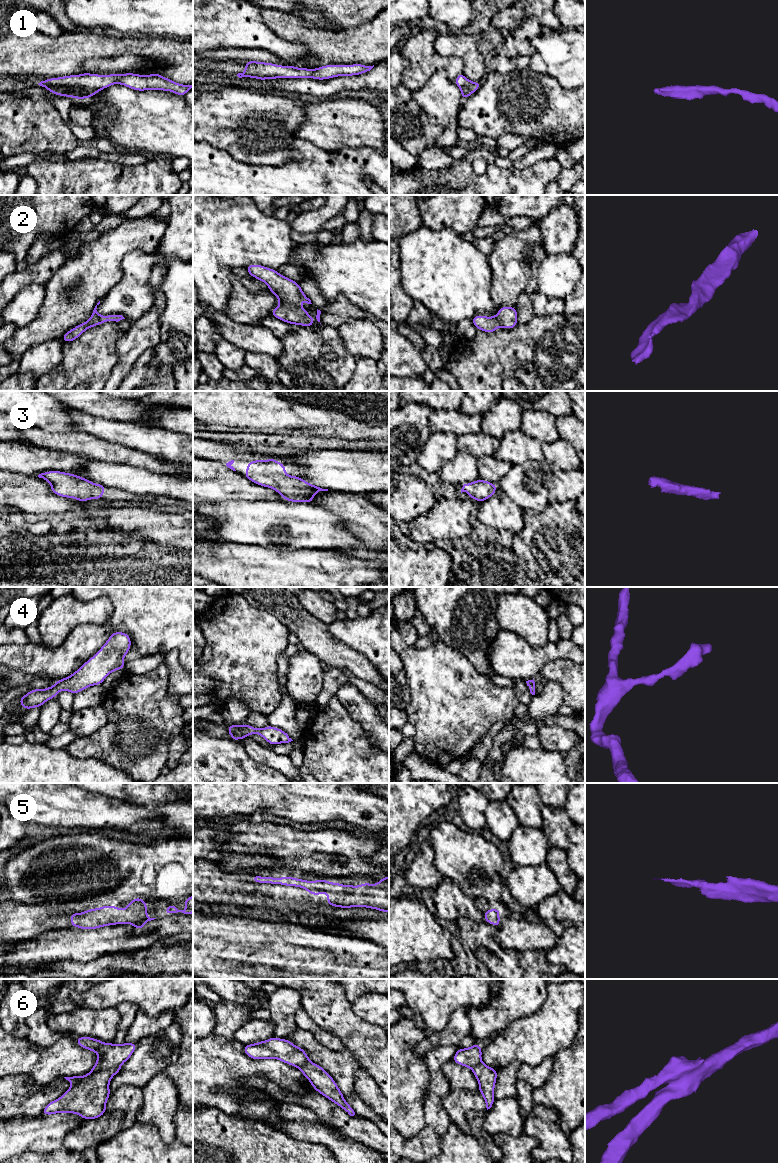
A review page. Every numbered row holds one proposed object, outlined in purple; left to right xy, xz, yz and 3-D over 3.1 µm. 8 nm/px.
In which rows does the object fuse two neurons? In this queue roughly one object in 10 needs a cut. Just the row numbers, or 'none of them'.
6

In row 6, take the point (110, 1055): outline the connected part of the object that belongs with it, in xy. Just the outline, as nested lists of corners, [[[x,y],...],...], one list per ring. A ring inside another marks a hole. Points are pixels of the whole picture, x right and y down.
[[[78,1037],[75,1041],[80,1047],[98,1054],[96,1063],[90,1072],[121,1066],[131,1057],[137,1047],[137,1043],[125,1042],[121,1045],[116,1045],[104,1043],[92,1037]]]

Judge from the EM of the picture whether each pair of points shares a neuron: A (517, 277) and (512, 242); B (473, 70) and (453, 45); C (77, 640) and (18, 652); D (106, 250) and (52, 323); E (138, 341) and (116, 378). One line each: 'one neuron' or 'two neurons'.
A: one neuron
B: one neuron
C: one neuron
D: one neuron
E: one neuron

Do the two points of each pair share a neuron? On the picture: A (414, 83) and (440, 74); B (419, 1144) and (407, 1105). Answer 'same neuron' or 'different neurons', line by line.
A: different neurons
B: different neurons

